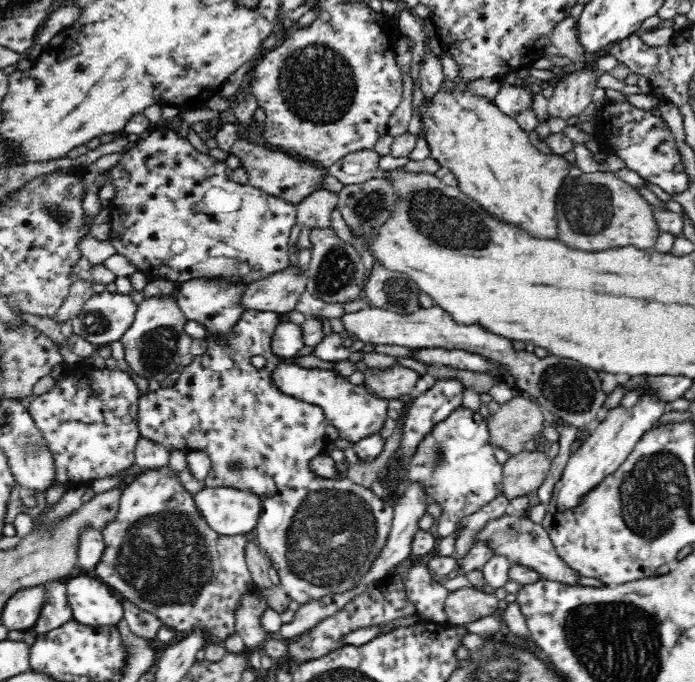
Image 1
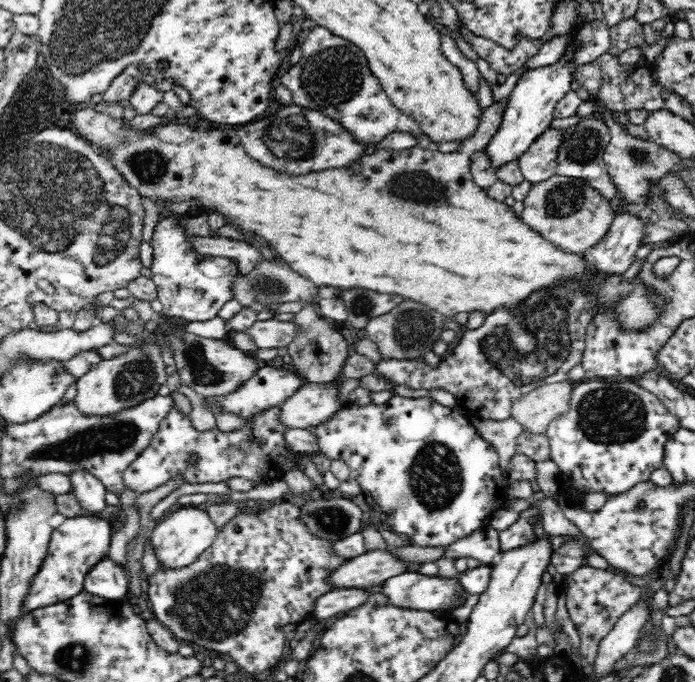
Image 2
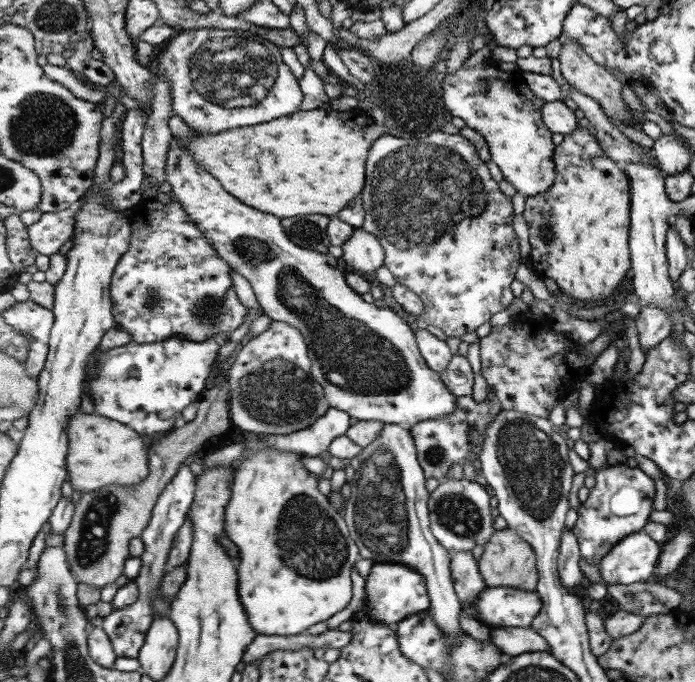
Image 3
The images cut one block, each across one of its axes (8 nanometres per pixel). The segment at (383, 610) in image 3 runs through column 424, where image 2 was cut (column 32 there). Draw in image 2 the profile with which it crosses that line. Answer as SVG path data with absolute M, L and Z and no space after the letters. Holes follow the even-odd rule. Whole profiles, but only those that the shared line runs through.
M78 516L68 518L53 531L48 548L48 556L44 558L42 566L35 576L30 579L30 588L26 598L22 600L22 612L32 612L38 608L45 608L59 601L69 600L83 590L83 582L90 568L98 564L110 550L110 538L114 532L108 520L99 516Z

